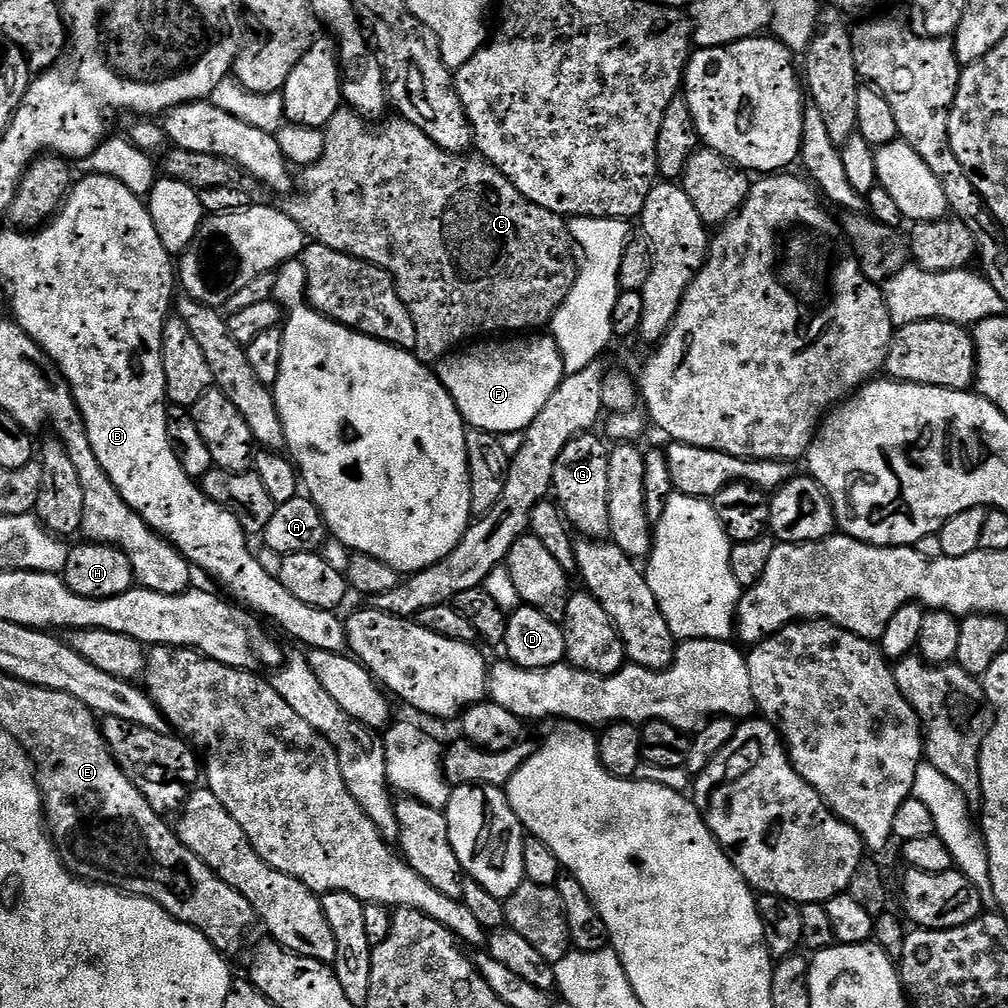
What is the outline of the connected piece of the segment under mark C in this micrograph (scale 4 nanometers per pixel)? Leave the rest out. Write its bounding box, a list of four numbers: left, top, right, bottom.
[282,106,578,365]

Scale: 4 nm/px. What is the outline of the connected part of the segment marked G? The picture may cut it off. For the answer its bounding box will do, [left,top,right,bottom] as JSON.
[554,434,610,540]

